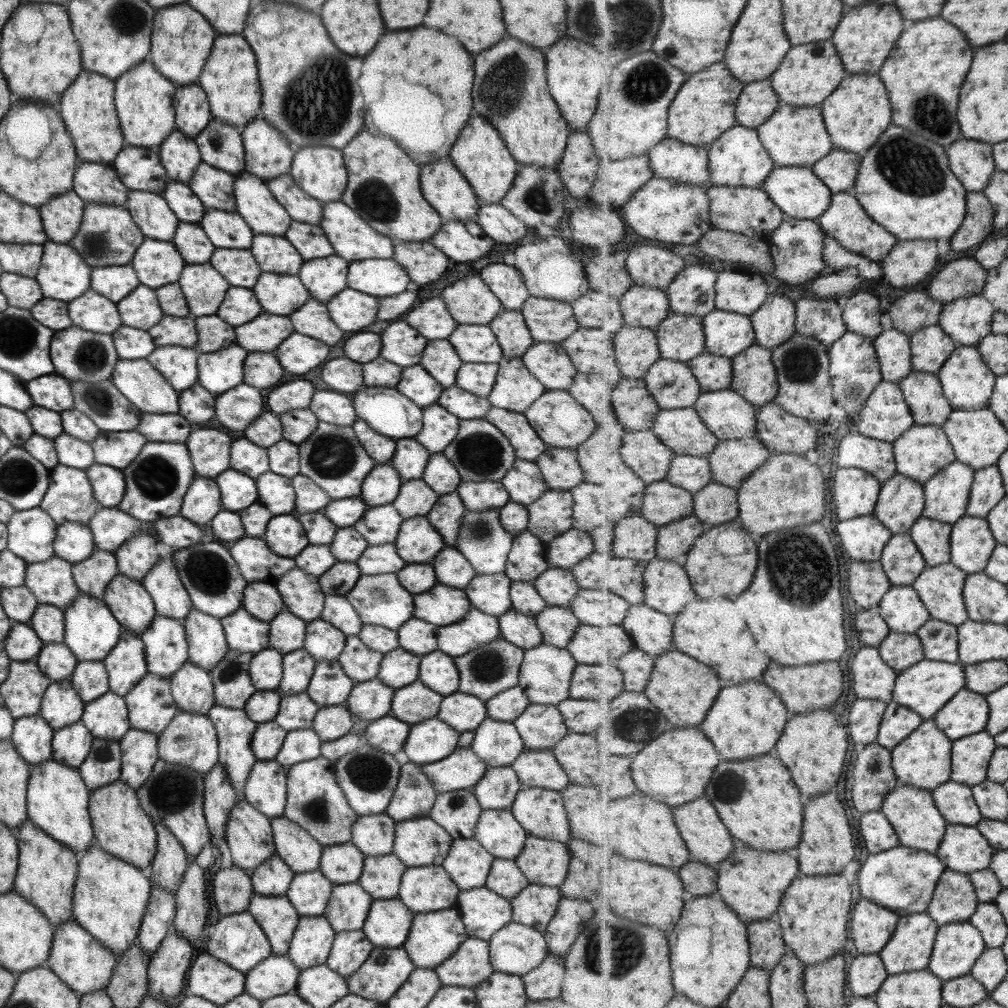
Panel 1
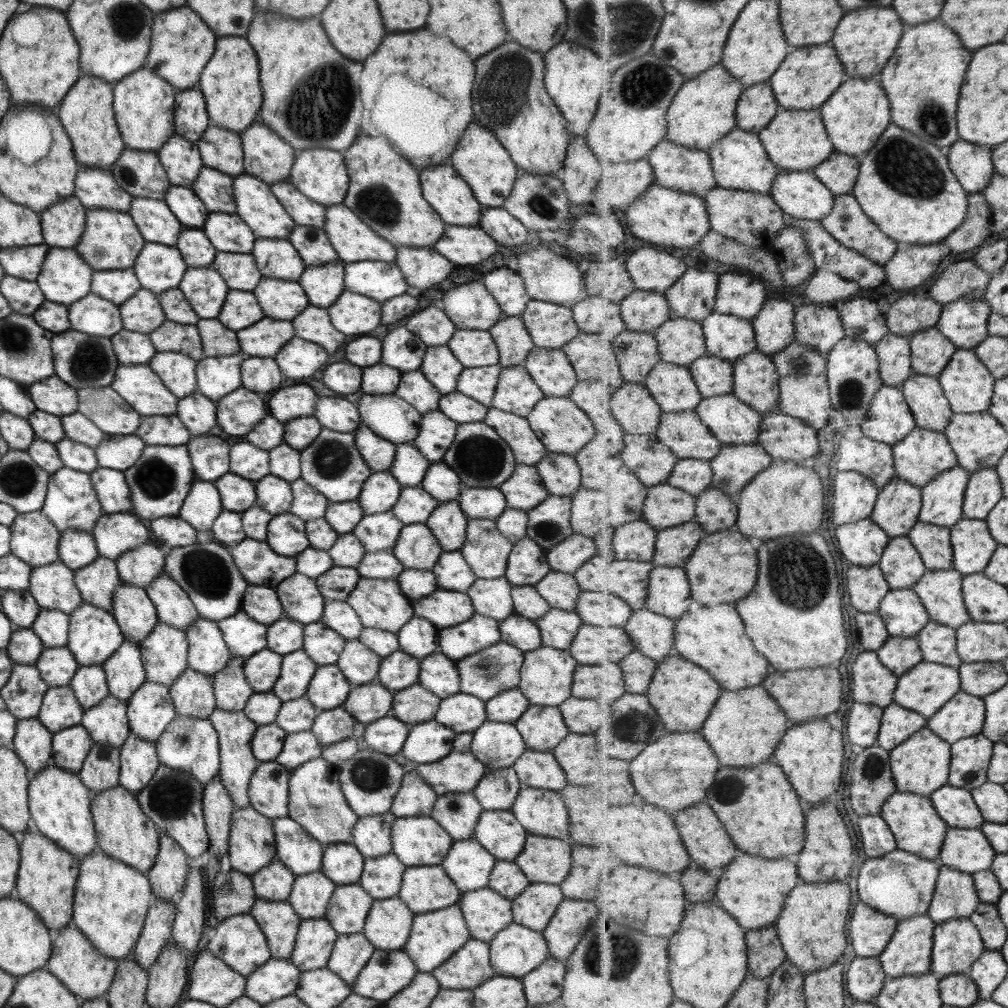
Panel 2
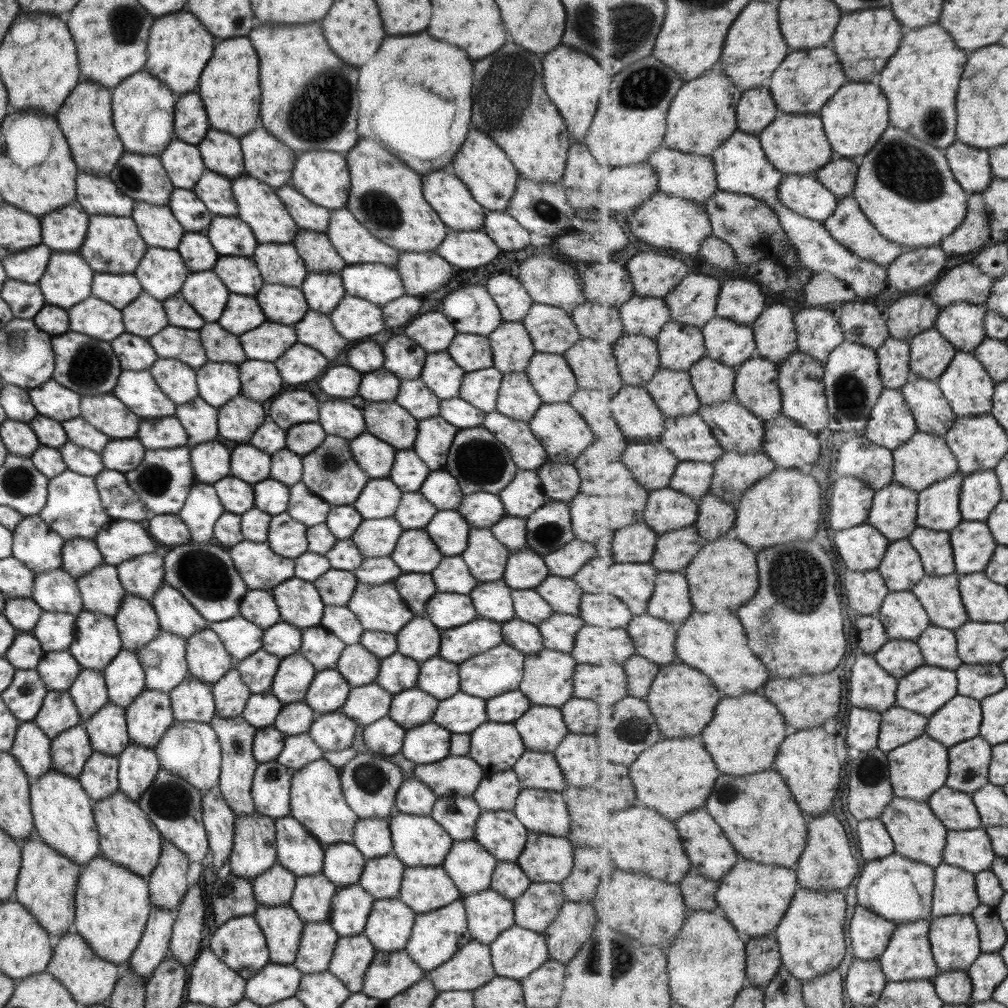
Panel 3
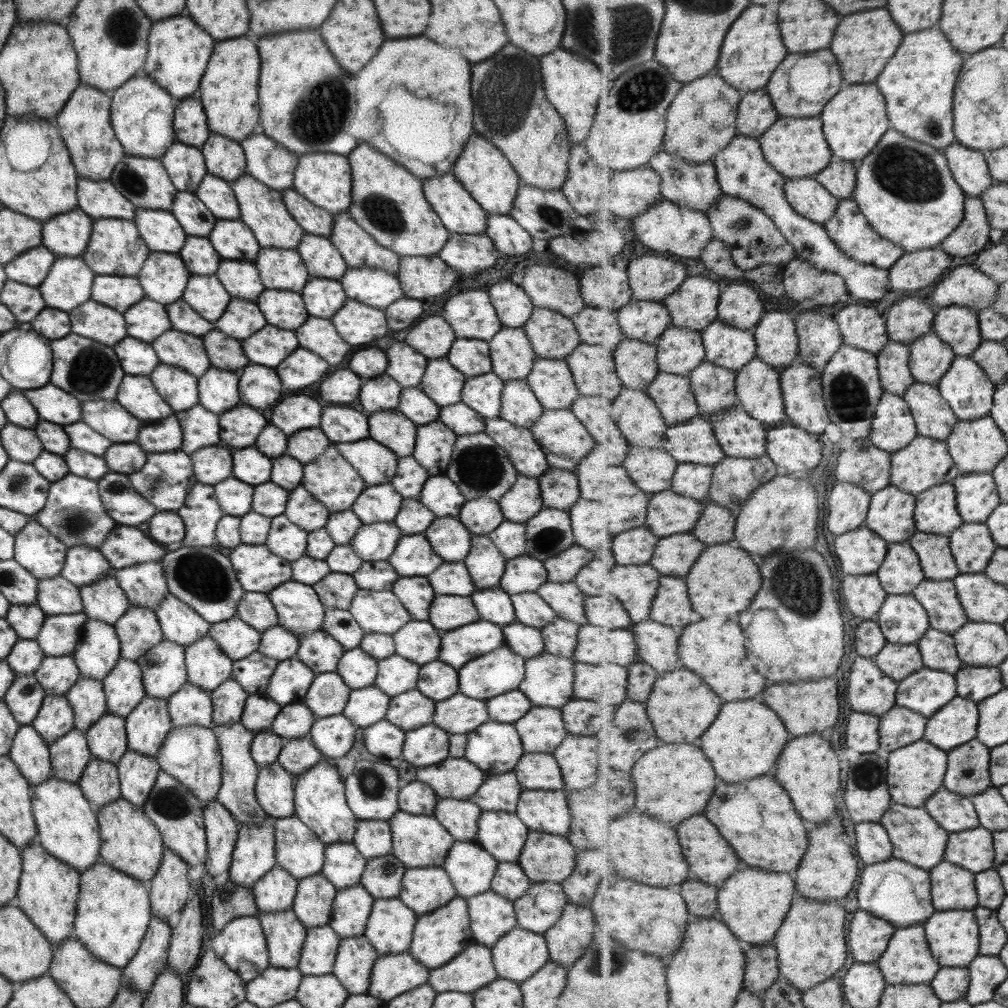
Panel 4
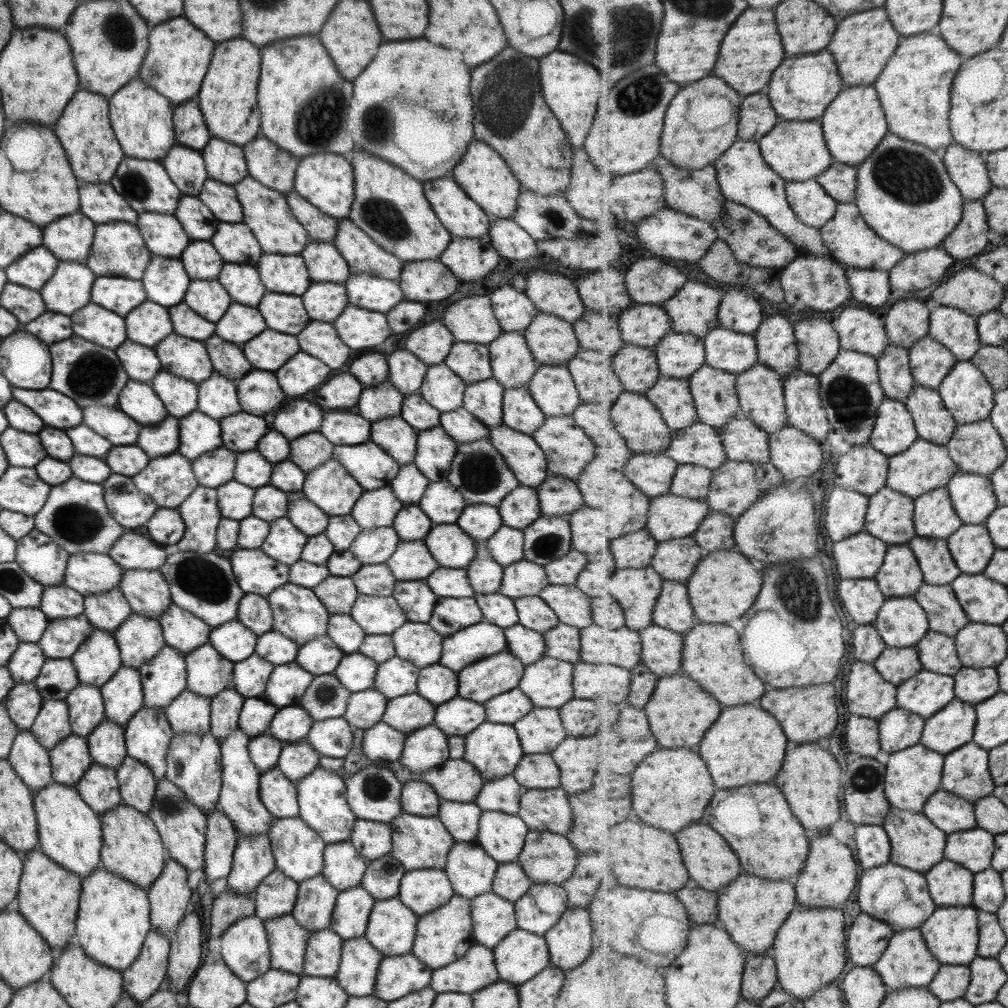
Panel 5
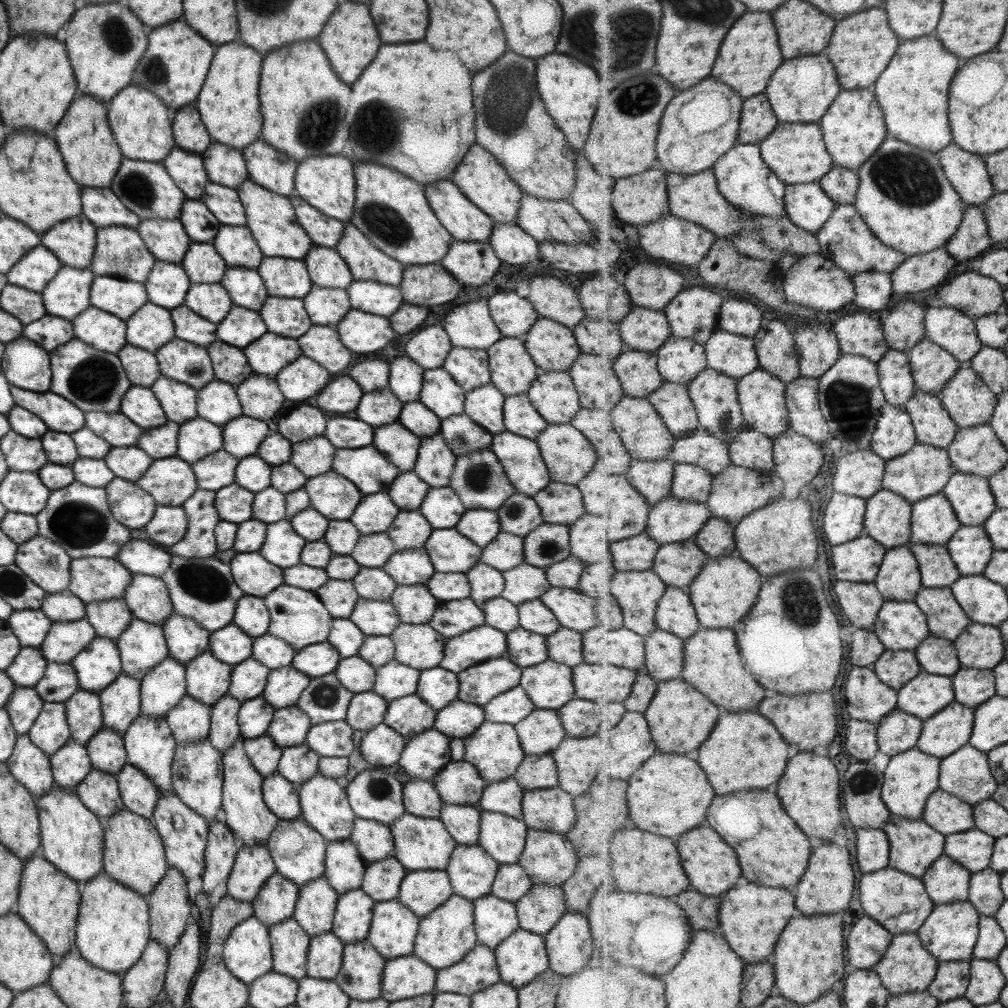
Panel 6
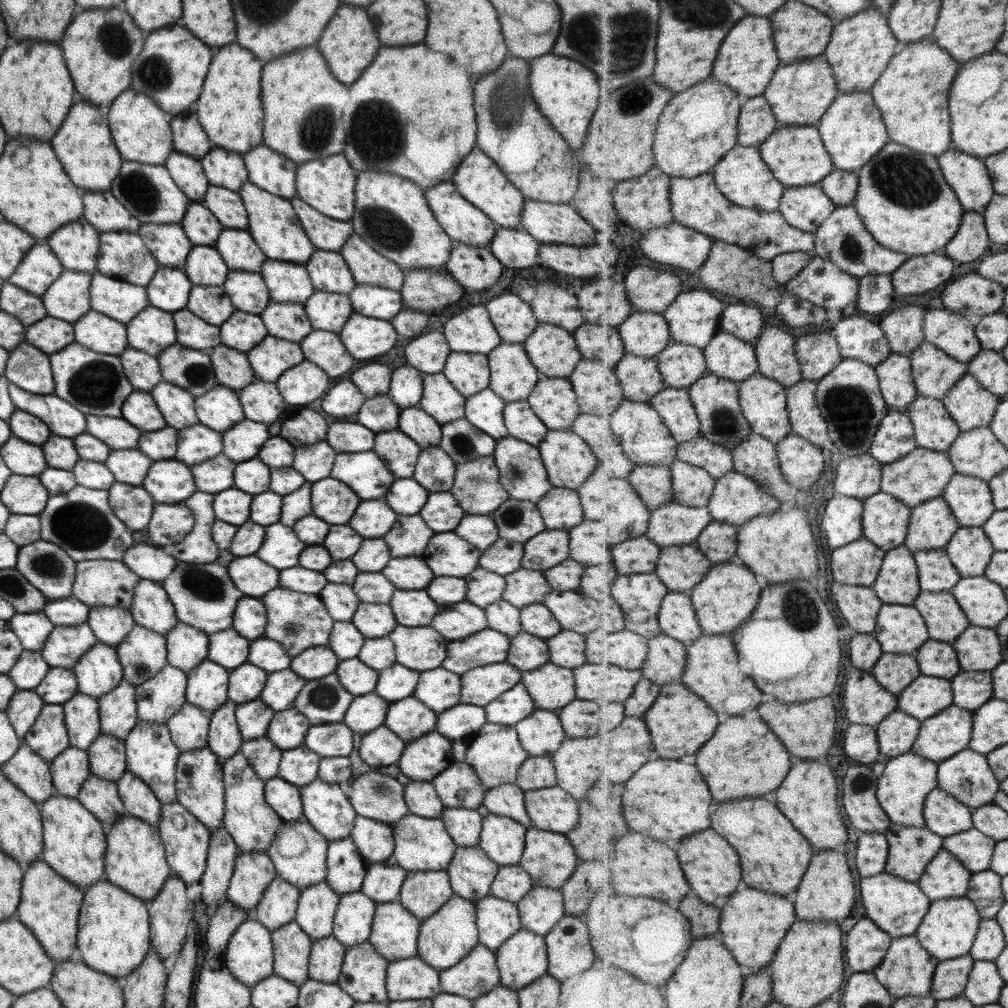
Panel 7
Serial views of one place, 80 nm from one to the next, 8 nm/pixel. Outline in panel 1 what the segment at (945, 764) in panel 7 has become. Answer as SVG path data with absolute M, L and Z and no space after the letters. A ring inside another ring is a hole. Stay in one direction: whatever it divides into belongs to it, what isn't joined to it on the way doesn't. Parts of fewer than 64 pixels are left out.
M986 730L954 740L952 744L952 775L950 780L971 787L985 782L988 779L988 768L991 759L998 745L998 741Z

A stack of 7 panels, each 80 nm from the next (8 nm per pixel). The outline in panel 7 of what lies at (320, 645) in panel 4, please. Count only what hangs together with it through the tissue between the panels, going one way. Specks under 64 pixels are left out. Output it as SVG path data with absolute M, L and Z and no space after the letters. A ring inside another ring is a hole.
M315 646L290 660L289 669L303 681L318 680L335 673L337 657L326 646Z

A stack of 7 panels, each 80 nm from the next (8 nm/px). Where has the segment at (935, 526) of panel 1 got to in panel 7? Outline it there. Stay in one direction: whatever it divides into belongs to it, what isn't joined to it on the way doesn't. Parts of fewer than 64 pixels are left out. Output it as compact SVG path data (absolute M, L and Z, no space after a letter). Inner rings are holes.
M946 549L919 551L914 554L918 564L920 588L925 592L951 591L962 580Z

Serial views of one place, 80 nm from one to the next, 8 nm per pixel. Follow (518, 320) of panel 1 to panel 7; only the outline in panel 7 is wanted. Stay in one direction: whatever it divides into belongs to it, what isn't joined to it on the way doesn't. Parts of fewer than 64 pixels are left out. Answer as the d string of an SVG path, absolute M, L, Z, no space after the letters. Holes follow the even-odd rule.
M501 343L486 354L488 387L507 402L526 400L540 375L529 362L523 344Z

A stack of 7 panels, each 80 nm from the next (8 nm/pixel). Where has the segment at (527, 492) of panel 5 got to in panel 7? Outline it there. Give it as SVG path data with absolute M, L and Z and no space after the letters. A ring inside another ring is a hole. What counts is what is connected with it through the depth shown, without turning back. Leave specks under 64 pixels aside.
M508 498L488 517L495 525L498 538L507 543L523 545L532 536L546 529L536 505L526 500Z

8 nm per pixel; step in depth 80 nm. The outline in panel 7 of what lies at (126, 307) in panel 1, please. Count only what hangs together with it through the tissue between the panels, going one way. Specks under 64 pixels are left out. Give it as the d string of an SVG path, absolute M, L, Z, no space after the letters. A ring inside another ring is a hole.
M147 305L126 325L128 348L134 348L153 357L176 342L172 313Z

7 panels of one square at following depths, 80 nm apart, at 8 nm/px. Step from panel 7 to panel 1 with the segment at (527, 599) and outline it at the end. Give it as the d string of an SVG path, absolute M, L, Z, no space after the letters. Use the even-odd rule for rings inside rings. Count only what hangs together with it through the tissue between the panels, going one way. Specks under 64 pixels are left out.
M524 530L513 537L503 570L509 581L530 583L549 568L545 544L536 536Z

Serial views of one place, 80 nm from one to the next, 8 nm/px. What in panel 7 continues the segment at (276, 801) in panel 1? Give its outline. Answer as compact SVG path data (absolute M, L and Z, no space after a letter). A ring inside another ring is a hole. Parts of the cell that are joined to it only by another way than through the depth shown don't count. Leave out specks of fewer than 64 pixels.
M279 777L264 781L265 802L278 814L282 822L302 820L302 804L298 789Z

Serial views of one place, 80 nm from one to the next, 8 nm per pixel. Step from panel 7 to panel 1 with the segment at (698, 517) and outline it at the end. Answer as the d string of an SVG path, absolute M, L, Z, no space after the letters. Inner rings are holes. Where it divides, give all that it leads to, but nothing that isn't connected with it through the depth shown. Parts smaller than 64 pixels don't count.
M666 479L647 485L641 513L659 527L694 514L694 493Z

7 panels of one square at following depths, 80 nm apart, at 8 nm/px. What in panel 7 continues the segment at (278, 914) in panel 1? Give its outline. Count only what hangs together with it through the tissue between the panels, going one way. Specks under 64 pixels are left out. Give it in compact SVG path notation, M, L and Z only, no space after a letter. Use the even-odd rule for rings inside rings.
M293 920L270 931L273 945L272 974L299 987L308 979L312 941Z

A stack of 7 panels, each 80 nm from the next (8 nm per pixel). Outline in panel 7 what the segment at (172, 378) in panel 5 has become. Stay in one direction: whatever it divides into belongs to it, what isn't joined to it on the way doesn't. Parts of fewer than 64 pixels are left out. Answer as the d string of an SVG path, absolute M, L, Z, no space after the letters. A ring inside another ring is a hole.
M158 382L149 392L167 426L181 430L198 423L194 397L168 382Z

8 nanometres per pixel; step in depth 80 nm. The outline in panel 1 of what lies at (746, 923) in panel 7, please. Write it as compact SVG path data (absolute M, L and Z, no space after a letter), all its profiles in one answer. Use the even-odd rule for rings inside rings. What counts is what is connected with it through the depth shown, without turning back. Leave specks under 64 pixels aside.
M737 841L736 849L717 866L718 893L745 922L759 922L775 917L783 895L801 875L799 861L784 850L768 851Z

